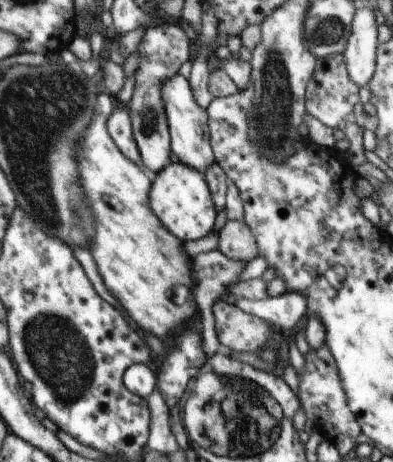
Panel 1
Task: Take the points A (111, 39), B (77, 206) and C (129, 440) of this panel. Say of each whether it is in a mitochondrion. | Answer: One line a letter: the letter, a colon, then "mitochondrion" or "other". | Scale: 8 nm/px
A: other
B: mitochondrion
C: other

